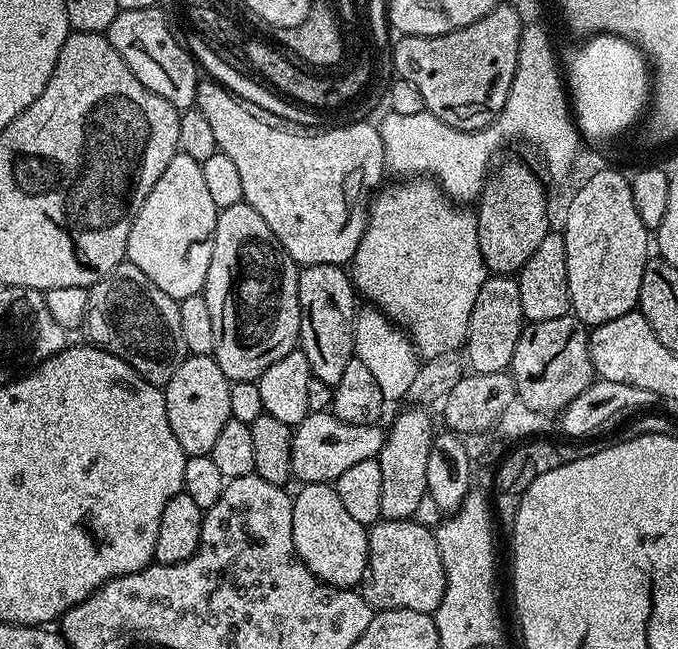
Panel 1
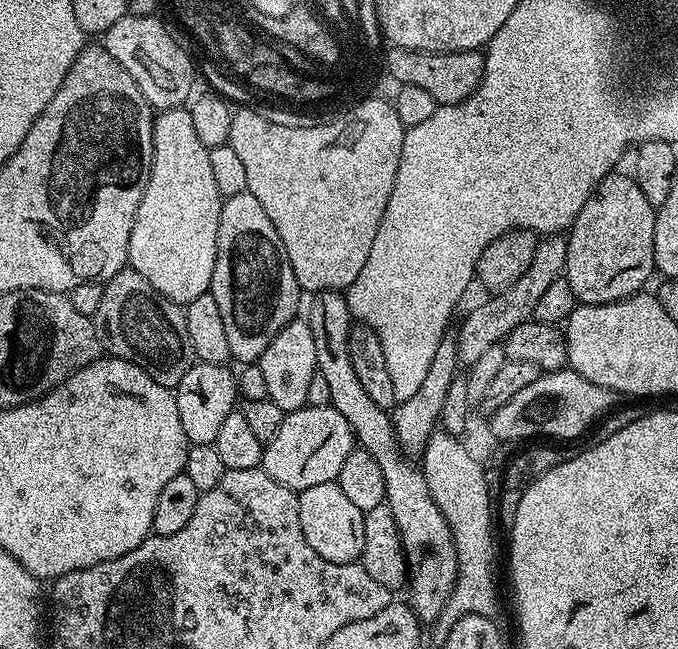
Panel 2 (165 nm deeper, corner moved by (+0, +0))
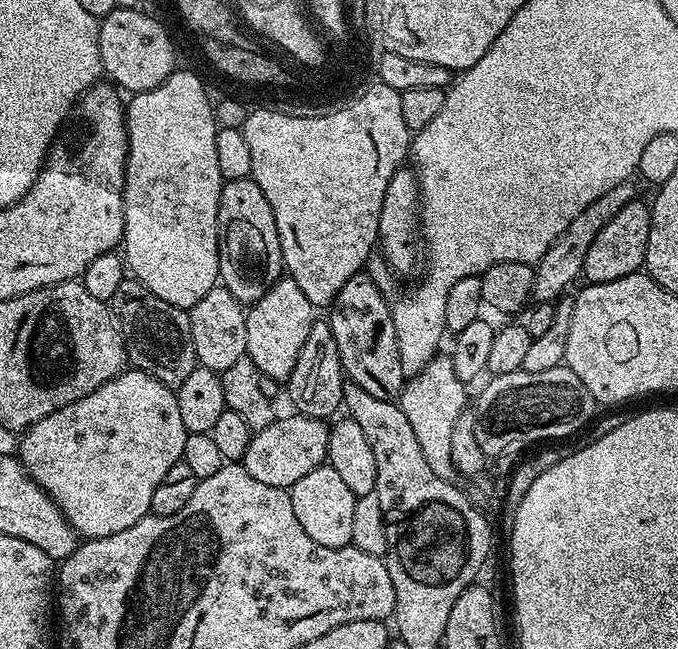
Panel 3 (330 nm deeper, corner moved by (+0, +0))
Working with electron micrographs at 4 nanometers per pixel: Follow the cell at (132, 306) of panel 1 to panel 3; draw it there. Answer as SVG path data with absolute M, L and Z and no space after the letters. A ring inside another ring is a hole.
M126 278L122 286L118 286L110 307L120 326L120 333L124 336L128 362L133 369L150 374L158 378L158 382L169 386L178 386L183 380L190 378L190 374L198 365L194 354L194 338L190 338L190 318L185 309L170 306L170 302L162 302L162 298L155 296L145 284L135 278Z

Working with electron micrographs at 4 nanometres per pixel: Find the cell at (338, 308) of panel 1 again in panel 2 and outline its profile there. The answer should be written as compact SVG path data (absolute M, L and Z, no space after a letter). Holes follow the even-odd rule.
M318 292L311 297L312 305L308 308L306 319L314 334L314 354L316 371L326 378L330 389L330 406L350 422L356 434L357 445L370 453L382 469L382 478L386 482L384 499L394 514L398 526L400 545L404 548L404 558L408 562L408 579L406 581L406 603L413 614L422 622L435 622L444 613L446 602L456 585L458 558L450 526L432 500L426 486L426 478L419 467L416 468L409 457L400 451L396 441L392 417L385 409L379 408L358 382L354 375L354 365L350 363L350 330L354 317L348 311L348 301L340 292Z

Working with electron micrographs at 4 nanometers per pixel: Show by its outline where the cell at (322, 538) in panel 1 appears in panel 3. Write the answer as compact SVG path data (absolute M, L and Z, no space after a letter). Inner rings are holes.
M325 462L320 467L310 470L310 474L298 478L290 490L290 502L294 502L294 515L297 516L302 530L318 542L318 546L347 548L351 545L354 534L354 506L356 495L344 485L338 470Z

